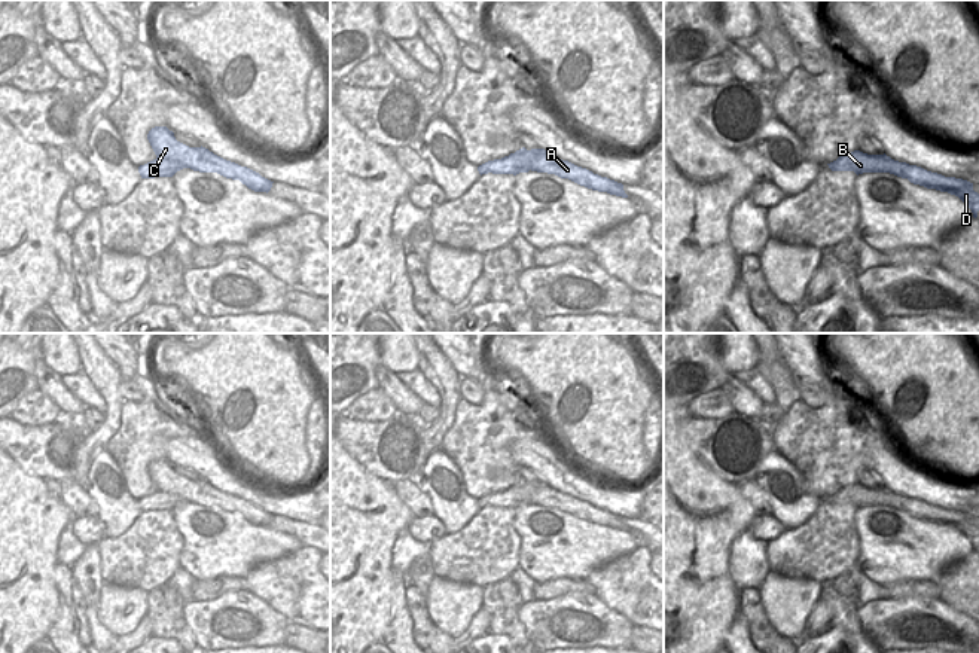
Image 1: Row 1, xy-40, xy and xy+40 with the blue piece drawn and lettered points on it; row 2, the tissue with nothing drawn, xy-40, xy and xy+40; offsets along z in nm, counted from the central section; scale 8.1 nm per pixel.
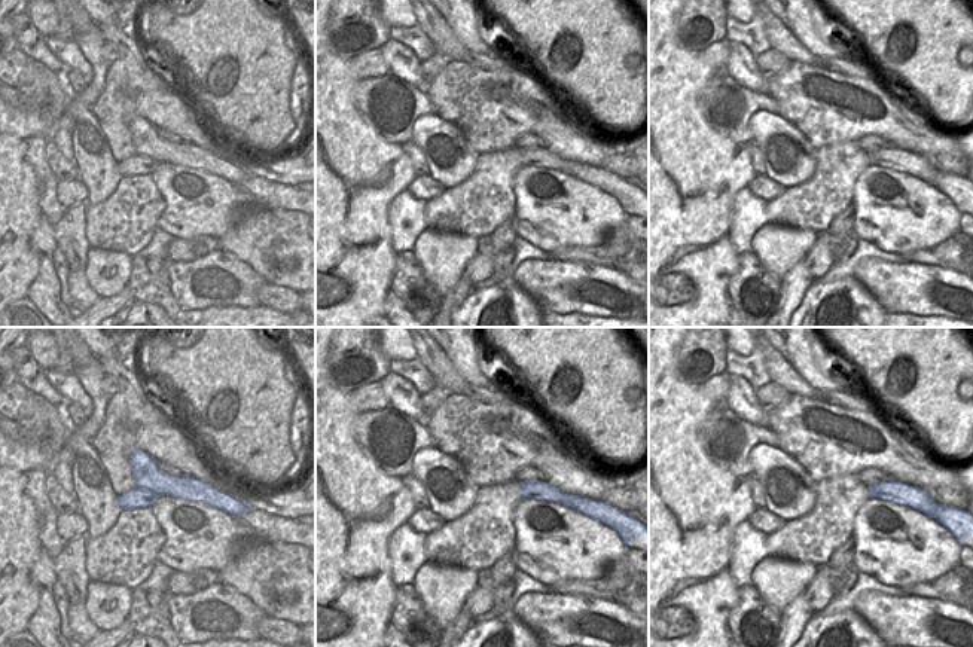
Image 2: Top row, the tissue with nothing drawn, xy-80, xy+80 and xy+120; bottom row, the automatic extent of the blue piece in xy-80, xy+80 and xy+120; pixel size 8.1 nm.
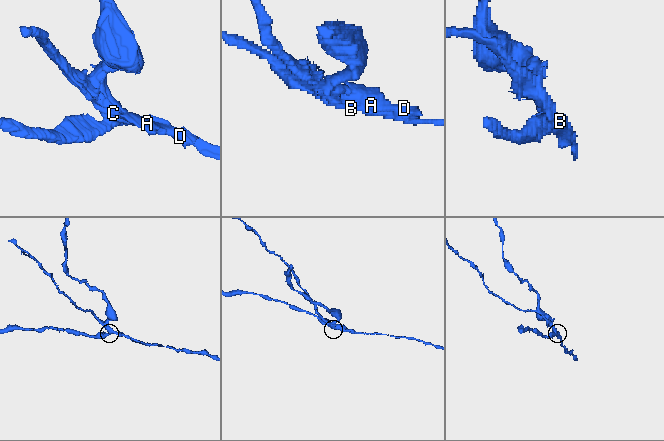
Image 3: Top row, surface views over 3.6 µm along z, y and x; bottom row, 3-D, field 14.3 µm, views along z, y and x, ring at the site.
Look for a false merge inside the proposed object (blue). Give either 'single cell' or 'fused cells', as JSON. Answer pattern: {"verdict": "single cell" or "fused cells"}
{"verdict": "fused cells"}

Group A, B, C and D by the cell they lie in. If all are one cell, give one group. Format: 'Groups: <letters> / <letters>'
Groups: A C D / B

